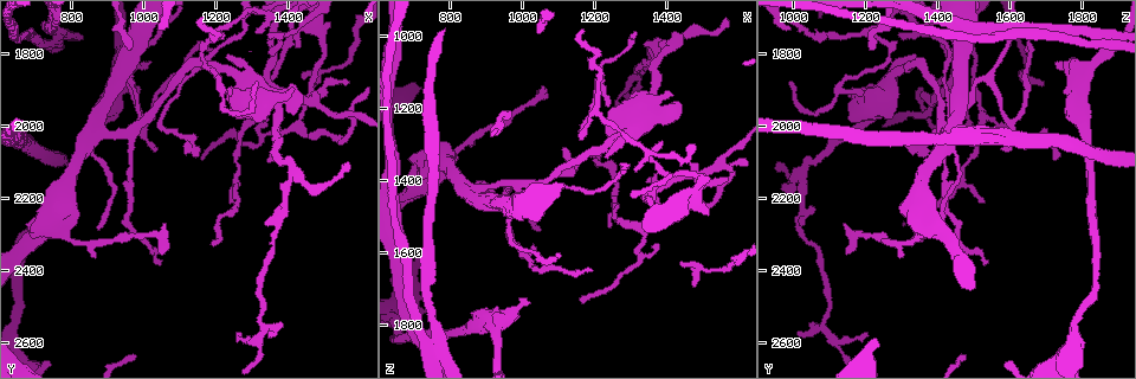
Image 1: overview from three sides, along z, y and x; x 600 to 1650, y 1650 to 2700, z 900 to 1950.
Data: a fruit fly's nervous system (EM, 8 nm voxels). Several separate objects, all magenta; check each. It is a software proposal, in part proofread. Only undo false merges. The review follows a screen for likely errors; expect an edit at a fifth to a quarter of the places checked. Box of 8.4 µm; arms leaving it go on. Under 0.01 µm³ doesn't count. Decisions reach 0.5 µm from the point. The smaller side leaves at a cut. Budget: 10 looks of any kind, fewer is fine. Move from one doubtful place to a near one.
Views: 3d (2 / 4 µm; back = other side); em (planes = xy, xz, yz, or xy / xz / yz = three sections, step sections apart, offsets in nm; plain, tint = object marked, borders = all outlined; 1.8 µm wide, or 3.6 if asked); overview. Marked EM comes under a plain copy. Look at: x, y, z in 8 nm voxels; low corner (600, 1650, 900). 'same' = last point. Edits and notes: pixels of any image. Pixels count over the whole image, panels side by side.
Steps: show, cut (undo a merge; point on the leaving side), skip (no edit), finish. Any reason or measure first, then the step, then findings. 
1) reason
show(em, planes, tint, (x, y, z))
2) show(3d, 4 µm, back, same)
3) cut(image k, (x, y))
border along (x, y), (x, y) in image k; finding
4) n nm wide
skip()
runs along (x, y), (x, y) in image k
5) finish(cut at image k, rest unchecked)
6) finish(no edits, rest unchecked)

abrupt turn
show(em, yz, step 4, tint, (745, 1760, 1850))

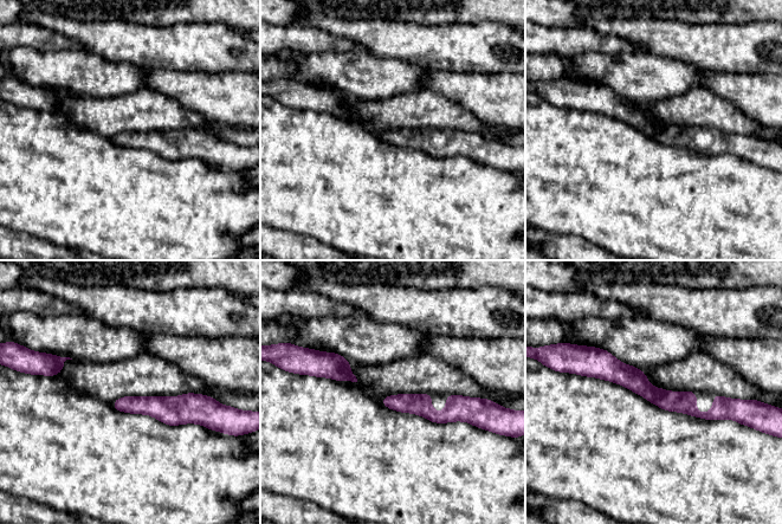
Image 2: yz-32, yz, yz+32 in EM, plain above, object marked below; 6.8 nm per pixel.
show(em, planes, tint, same)

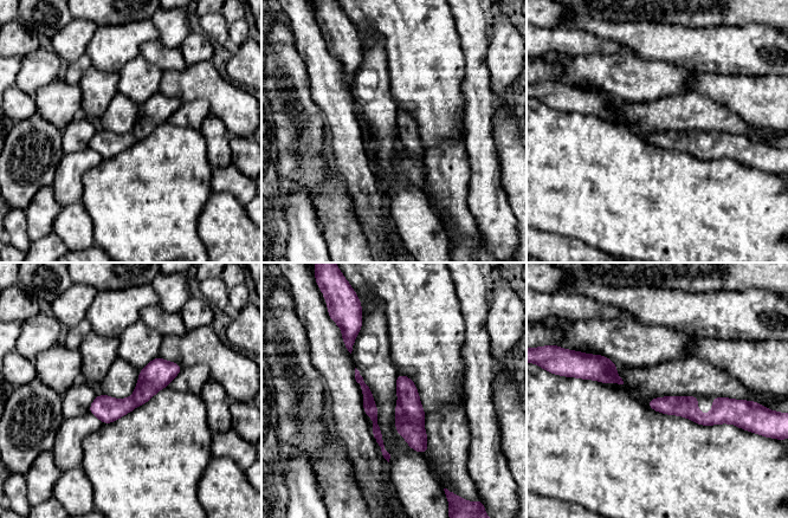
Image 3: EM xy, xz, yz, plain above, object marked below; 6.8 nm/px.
cut(image 3, (414, 433))
two neurons meet here

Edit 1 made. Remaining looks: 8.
looks like a crossing
show(em, 3.6 µm, planes, tint, (985, 1990, 1405))

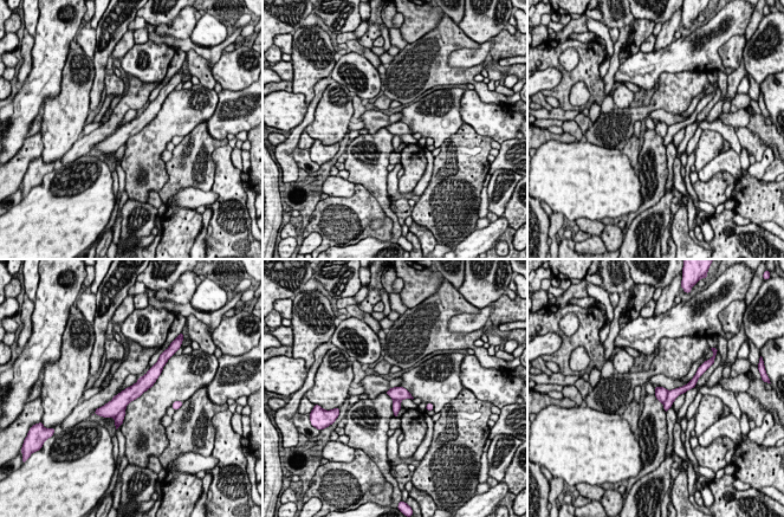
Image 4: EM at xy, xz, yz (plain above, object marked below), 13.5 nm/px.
cut(image 4, (120, 418))
the part that leaves runs along (693, 383), (679, 391), (666, 406) in image 4; two neurons meet here

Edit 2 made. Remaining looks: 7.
show(overview)

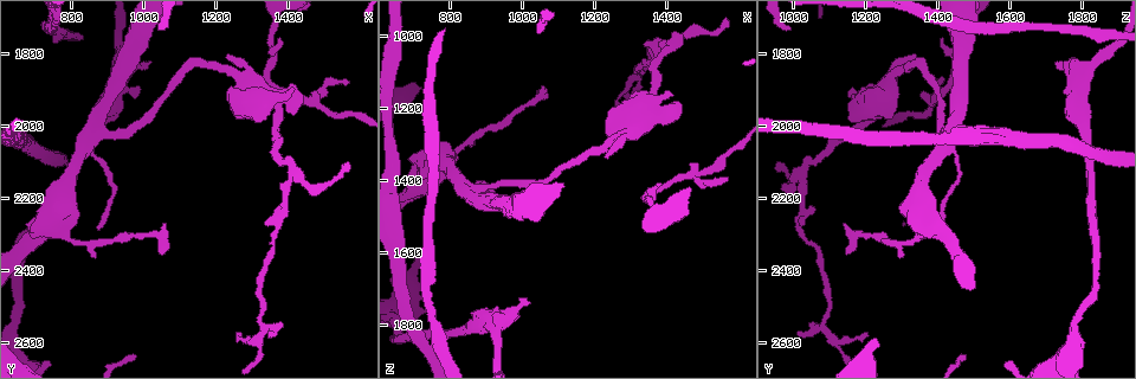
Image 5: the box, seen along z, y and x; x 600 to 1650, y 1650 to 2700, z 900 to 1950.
show(em, 3.6 µm, yz, step 16, tint, (1335, 1925, 1220))

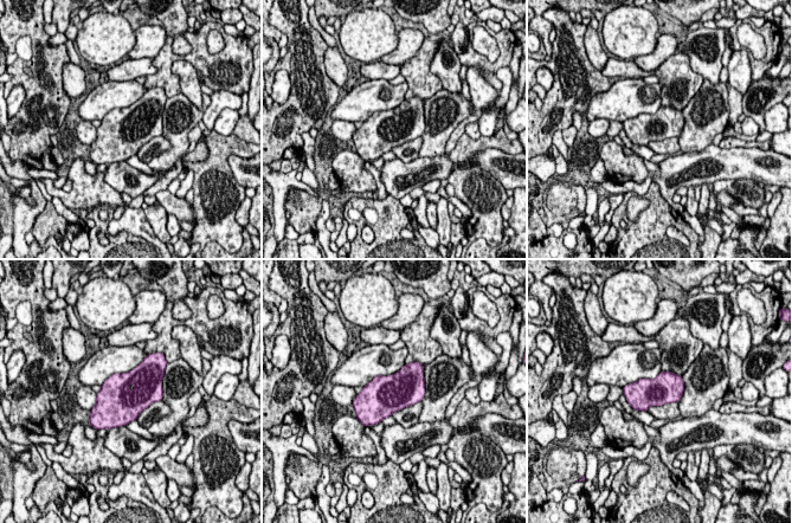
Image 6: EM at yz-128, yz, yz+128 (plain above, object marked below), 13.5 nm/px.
show(em, 3.6 µm, planes, borders, same)

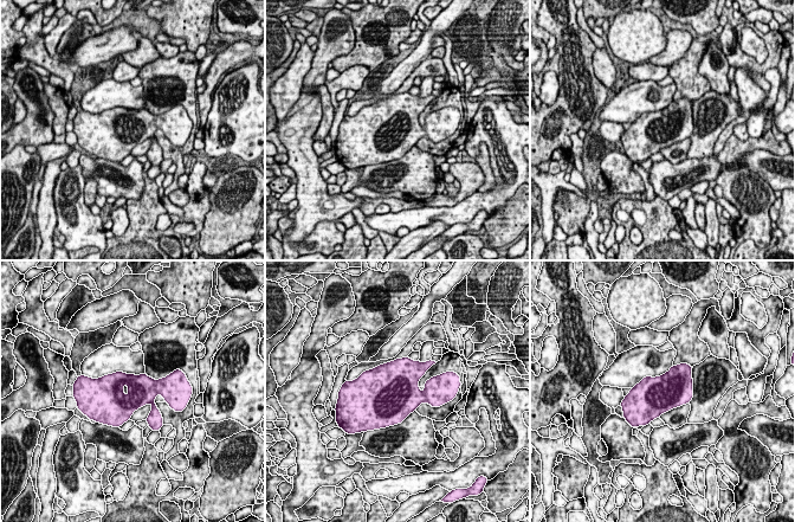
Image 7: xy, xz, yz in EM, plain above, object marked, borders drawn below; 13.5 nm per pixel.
550 nm wide
skip()
continuous, no second neuron

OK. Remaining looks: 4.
finish(cut at image 3, cut at image 4, rest unchecked)

